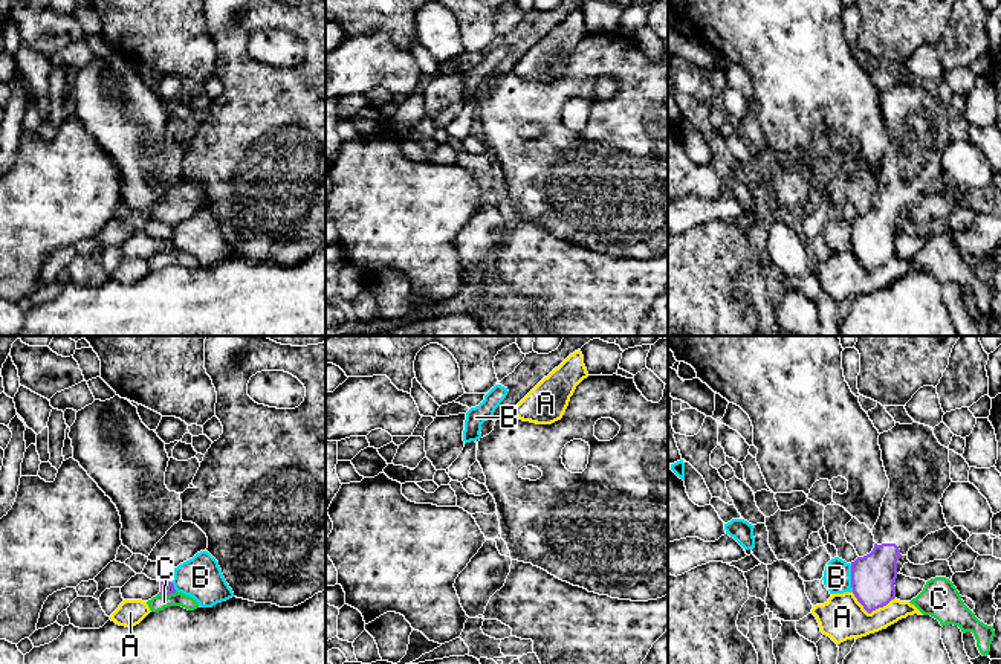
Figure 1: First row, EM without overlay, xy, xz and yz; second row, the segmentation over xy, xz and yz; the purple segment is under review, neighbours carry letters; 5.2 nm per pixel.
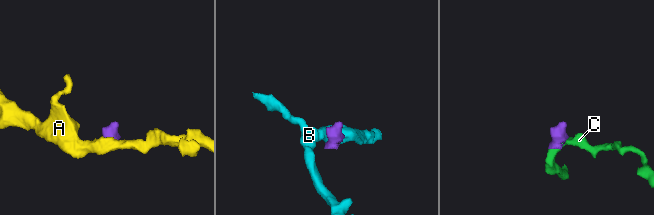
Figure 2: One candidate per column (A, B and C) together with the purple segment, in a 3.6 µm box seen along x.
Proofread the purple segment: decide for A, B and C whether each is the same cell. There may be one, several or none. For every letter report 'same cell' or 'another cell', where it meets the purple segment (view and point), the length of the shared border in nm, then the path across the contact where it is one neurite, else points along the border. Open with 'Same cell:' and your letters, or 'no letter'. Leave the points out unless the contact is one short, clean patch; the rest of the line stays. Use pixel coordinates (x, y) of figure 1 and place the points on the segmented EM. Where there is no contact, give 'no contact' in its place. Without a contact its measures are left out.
Same cell: no letter
A: another cell; meets purple in yz at (871, 611); contact 240 nm long
B: another cell; meets purple in yz at (851, 577); contact 150 nm long
C: another cell; meets purple in xy at (167, 594); contact 100 nm long; border along xy (176, 591), (159, 594)

